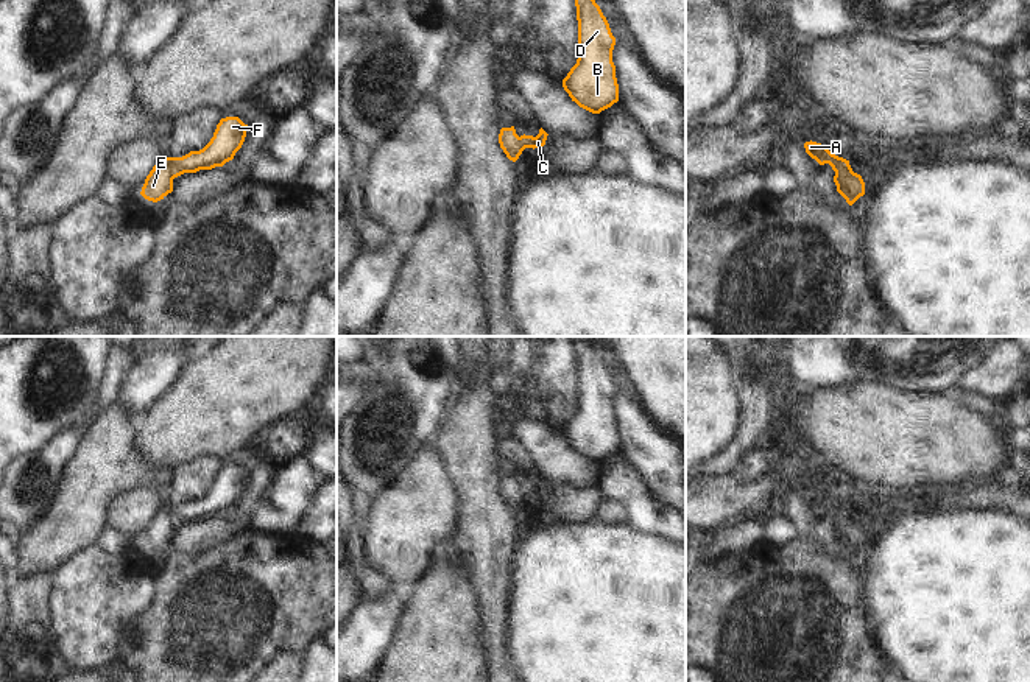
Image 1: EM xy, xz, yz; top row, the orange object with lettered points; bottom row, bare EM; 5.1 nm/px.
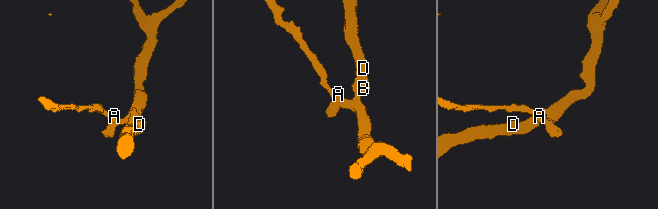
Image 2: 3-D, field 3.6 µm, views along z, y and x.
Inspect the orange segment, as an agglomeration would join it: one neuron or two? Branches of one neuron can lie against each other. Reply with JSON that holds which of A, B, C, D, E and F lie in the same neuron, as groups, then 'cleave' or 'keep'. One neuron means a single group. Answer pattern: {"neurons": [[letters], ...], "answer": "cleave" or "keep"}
{"neurons": [["A", "E"], ["B", "C", "D", "F"]], "answer": "cleave"}

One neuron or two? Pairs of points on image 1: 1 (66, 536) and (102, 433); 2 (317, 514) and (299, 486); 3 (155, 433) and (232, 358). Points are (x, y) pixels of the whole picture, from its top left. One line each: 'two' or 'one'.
1: one
2: two
3: one

